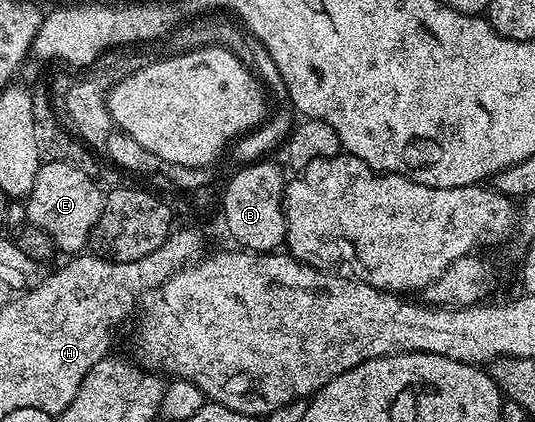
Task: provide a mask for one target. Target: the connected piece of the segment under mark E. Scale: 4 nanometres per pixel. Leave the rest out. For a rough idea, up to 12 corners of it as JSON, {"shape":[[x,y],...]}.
{"shape":[[43,161],[26,220],[78,255],[104,189],[68,163]]}

